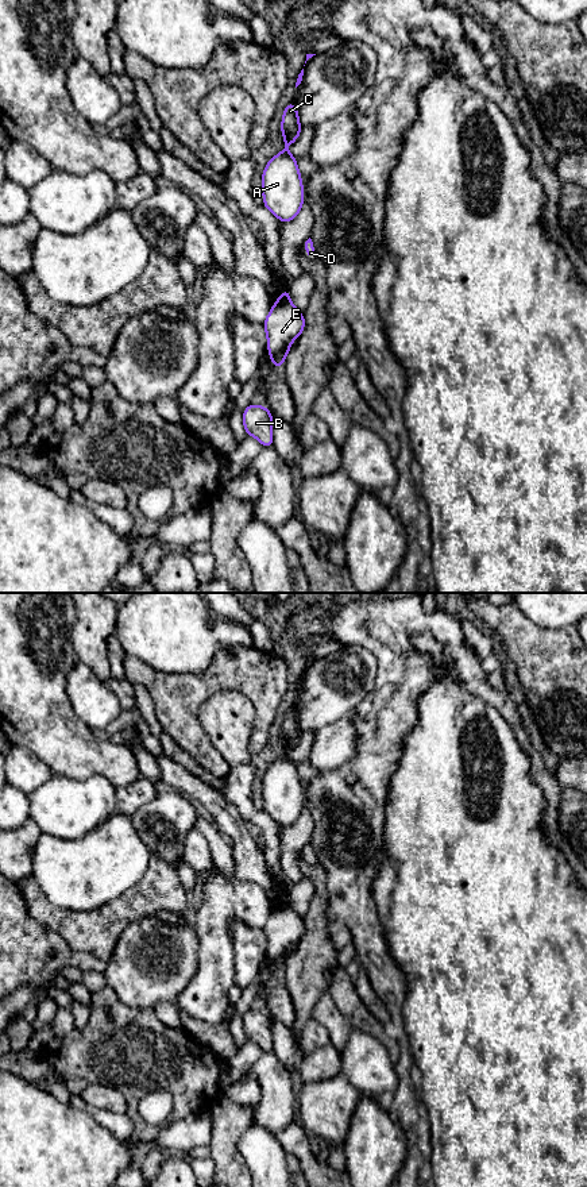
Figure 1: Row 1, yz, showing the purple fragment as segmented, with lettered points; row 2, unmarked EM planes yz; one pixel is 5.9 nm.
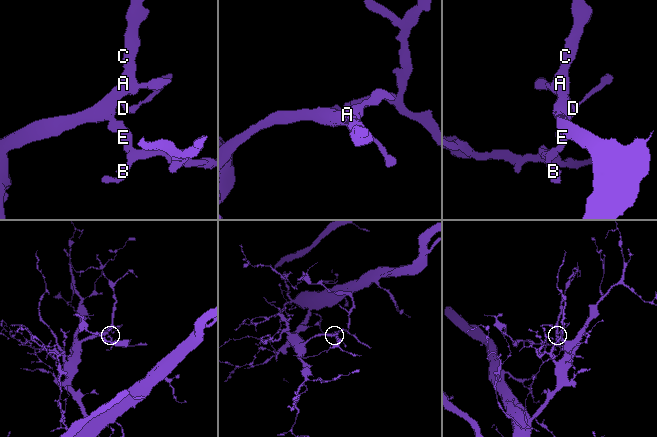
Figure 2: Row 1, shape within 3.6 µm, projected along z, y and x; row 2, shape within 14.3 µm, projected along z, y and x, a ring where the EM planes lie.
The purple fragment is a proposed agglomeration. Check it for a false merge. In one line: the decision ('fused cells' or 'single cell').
fused cells

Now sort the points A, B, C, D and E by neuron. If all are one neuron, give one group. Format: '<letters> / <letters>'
A C D / B E

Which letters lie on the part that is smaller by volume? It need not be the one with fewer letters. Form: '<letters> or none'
B, E

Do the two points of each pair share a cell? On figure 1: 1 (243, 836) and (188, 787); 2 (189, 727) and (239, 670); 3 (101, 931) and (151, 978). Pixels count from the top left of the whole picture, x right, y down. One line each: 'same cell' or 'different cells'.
1: same cell
2: same cell
3: different cells

